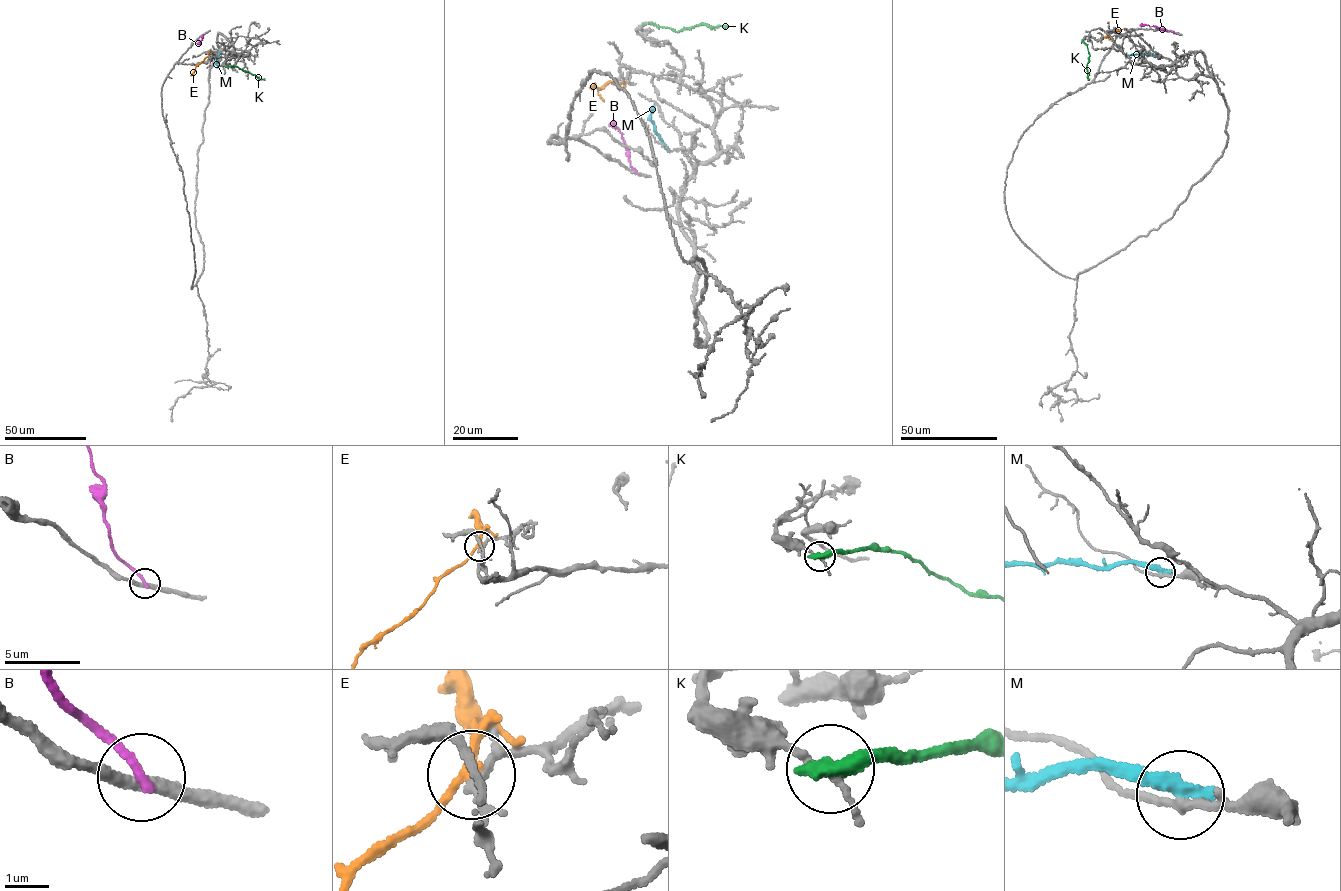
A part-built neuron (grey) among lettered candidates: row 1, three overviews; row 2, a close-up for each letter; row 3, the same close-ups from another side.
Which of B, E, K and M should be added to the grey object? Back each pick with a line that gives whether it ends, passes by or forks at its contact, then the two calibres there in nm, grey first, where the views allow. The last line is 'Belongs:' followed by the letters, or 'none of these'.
Belongs: none of these

